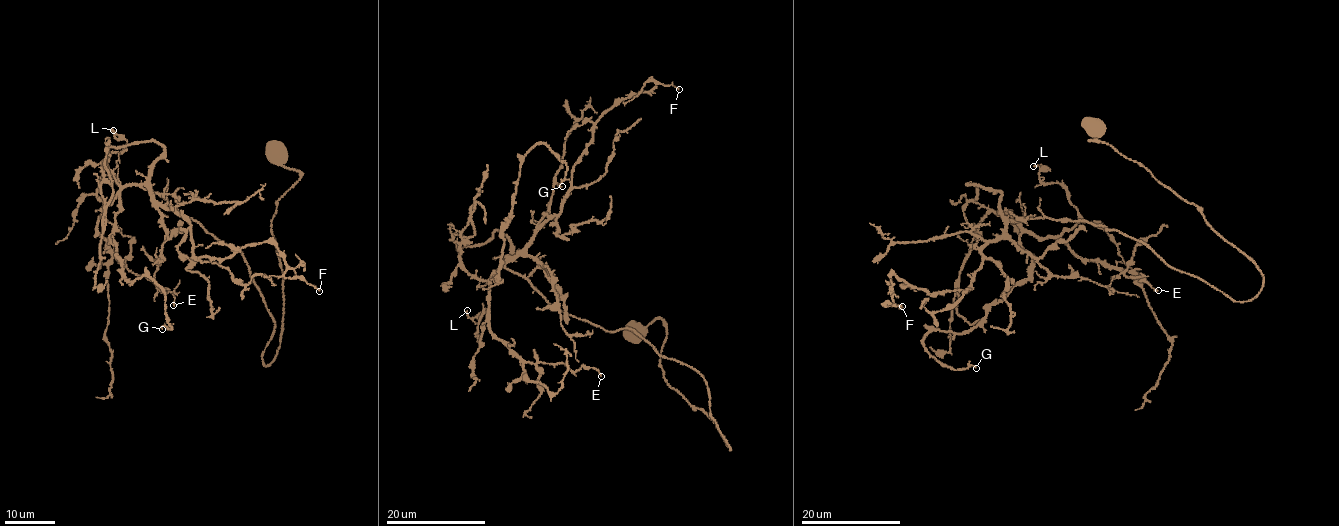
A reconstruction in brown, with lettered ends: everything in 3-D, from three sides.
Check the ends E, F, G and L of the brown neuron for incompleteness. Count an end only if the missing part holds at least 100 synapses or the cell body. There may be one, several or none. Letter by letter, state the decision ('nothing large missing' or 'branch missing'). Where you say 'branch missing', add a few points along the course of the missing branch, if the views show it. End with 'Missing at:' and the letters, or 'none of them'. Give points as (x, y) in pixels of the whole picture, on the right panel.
E: nothing large missing
F: nothing large missing
G: nothing large missing
L: nothing large missing
Missing at: none of them

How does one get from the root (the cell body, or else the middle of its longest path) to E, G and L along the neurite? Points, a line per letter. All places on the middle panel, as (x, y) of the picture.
E: (632, 332), (663, 321), (665, 382), (731, 449), (701, 374), (495, 274), (495, 337), (601, 376)
G: (632, 332), (663, 321), (665, 382), (730, 449), (701, 374), (489, 279), (522, 158), (545, 143), (562, 186)
L: (632, 332), (663, 321), (665, 382), (730, 449), (702, 376), (633, 331), (503, 267), (479, 343), (467, 310)

